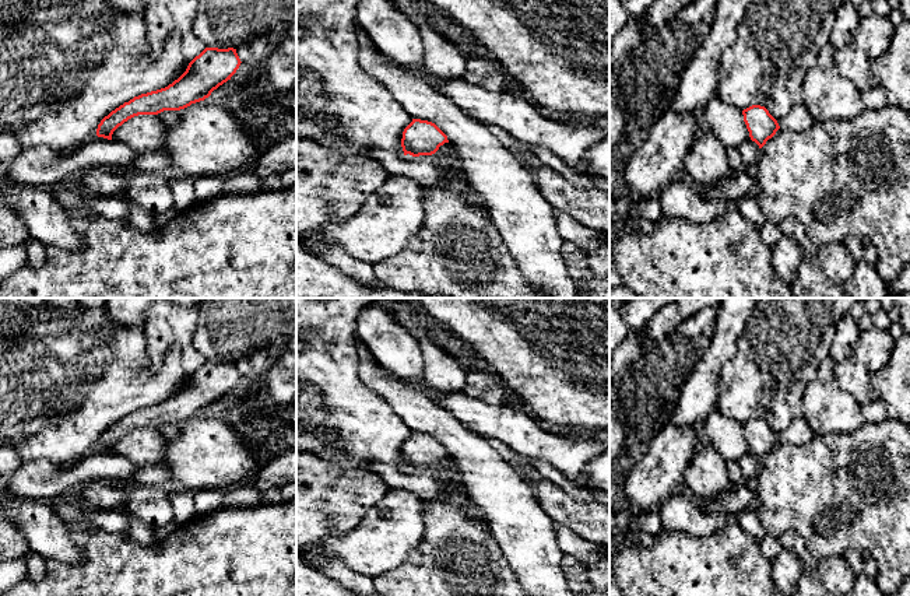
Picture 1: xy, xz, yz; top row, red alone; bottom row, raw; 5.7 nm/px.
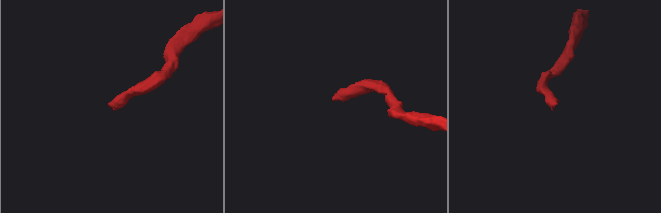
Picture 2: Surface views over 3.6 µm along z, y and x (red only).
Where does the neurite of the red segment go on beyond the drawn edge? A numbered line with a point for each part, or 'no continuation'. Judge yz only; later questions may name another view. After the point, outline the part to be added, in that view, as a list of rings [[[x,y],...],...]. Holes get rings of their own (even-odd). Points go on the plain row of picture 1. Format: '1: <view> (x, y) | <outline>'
no continuation

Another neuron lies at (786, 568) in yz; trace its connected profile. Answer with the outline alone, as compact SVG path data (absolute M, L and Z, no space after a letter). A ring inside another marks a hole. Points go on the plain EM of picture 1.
M781 548L777 557L770 561L772 578L784 596L793 596L802 571L801 560L786 548Z

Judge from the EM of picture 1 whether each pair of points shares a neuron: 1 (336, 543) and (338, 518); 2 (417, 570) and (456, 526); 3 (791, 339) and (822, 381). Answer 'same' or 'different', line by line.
1: different
2: same
3: different

